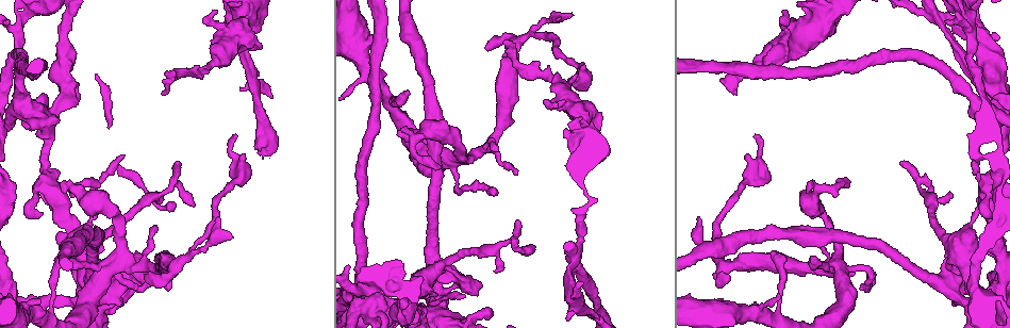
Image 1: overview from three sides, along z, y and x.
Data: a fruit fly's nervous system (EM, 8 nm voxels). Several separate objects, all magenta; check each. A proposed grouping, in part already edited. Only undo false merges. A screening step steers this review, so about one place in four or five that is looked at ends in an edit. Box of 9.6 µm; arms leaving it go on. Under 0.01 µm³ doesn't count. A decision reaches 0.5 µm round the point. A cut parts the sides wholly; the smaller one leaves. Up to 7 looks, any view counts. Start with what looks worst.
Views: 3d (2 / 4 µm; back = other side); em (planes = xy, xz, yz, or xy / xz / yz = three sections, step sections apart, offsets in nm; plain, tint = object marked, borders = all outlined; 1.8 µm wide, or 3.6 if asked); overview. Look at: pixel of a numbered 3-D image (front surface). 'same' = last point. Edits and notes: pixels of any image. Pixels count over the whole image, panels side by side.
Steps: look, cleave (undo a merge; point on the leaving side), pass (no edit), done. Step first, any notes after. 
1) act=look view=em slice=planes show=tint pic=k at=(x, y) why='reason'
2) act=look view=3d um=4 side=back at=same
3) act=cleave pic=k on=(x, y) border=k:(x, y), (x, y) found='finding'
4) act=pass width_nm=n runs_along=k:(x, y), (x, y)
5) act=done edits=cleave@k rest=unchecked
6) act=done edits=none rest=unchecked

act=look view=3d um=2 pic=1 at=(940, 20) why='thick turns thin'

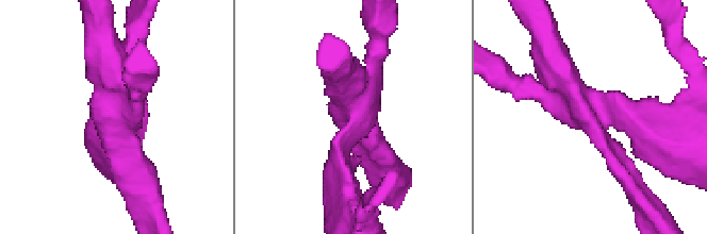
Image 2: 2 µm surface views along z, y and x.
act=look view=em slice=yz step=8 show=plain pic=2 at=(120, 122) arms=3 arm_widths_nm=190,220,340 why='need the tissue'

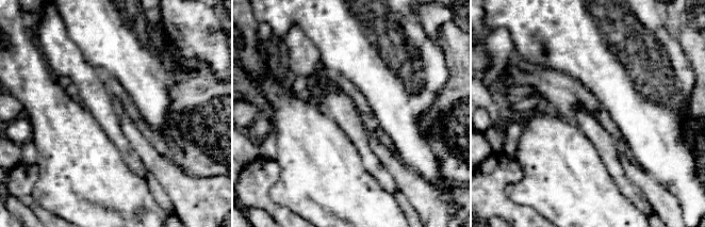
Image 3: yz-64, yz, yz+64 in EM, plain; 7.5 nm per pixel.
act=look view=em slice=yz step=8 show=borders at=same

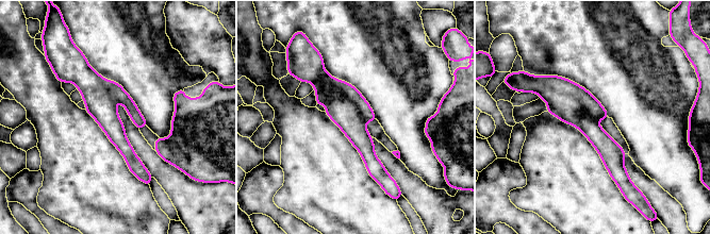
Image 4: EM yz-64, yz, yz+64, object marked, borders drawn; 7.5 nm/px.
act=cleave pic=4 on=(342, 111) part_leaving=4:(319, 67), (378, 179) found='two cells meet here'

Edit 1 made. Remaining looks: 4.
act=look view=em slice=yz step=16 show=tint pic=1 at=(352, 312) why='abrupt turn'

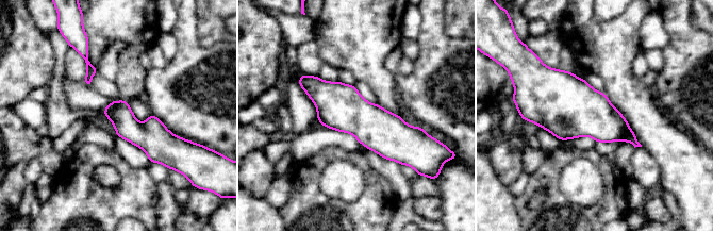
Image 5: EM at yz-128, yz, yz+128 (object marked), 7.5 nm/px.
act=pass runs_along=5:(301, 82), (388, 135), (416, 135) found='one cell here'

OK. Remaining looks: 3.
act=look view=3d um=2 pic=1 at=(25, 298) why='branch point'

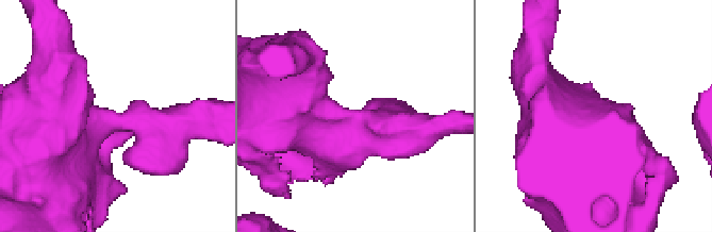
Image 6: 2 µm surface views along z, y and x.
act=look view=em slice=planes show=borders pic=6 at=(370, 120) why='need the tissue'

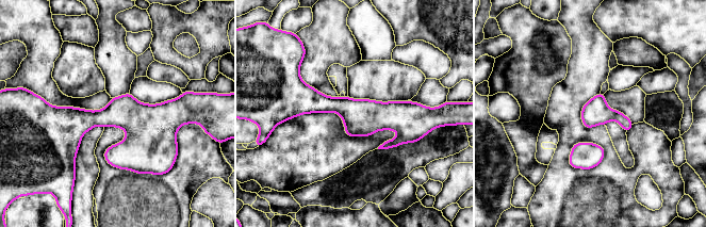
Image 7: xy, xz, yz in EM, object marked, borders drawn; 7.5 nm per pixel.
act=pass width_nm=190 runs_along=7:(180, 106), (166, 117), (52, 116) found='all the same cell'

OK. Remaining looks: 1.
act=done edits=cleave@4 rest=unchecked

